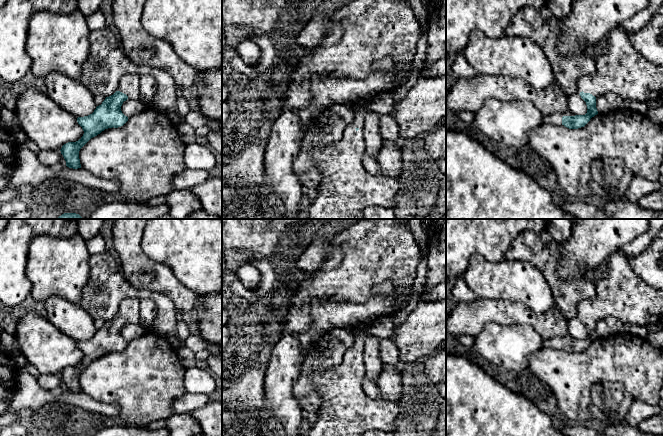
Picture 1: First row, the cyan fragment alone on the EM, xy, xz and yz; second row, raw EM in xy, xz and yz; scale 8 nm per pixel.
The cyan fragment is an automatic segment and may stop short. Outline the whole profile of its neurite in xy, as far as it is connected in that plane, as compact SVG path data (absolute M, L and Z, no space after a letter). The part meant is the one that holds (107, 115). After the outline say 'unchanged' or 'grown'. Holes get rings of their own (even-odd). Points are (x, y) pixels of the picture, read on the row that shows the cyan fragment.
M134 73L124 75L118 90L111 96L106 97L101 105L97 106L94 112L88 116L78 117L77 122L82 127L84 134L76 142L68 142L61 148L66 166L73 169L81 168L79 151L93 137L108 128L123 126L128 117L121 111L124 101L139 99L140 76Z; grown

